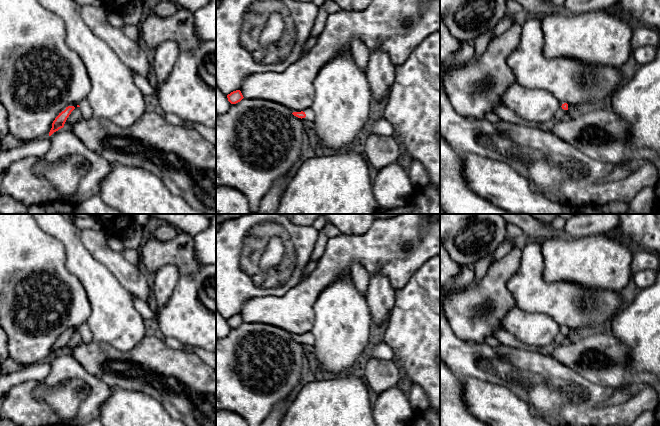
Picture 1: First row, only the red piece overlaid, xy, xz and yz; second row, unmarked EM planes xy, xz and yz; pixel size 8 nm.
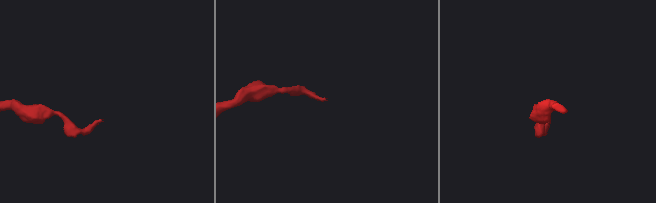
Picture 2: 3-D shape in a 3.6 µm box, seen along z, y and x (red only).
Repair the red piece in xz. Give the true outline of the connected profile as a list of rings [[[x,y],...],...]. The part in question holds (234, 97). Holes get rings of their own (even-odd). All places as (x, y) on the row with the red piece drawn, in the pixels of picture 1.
[[[236,90],[236,91],[233,91],[230,94],[228,94],[227,98],[231,104],[236,104],[236,103],[240,102],[244,97],[240,90]]]

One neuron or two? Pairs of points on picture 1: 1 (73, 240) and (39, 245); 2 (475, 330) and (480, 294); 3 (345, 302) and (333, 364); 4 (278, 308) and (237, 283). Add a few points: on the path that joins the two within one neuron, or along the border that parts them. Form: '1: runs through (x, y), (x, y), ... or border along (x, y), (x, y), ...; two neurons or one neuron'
1: border along (41, 229), (54, 236), (63, 245), (66, 265); two neurons
2: runs through (470, 321), (471, 303); one neuron
3: runs through (342, 317), (342, 340), (337, 349); one neuron
4: border along (283, 294), (250, 297), (244, 302), (240, 310); two neurons

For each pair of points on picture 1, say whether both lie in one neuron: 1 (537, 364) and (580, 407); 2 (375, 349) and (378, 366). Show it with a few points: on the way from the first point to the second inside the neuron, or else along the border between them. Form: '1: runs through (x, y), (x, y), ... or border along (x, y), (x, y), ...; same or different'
1: runs through (553, 370), (571, 378), (583, 391); same
2: border along (368, 354), (392, 360); different

